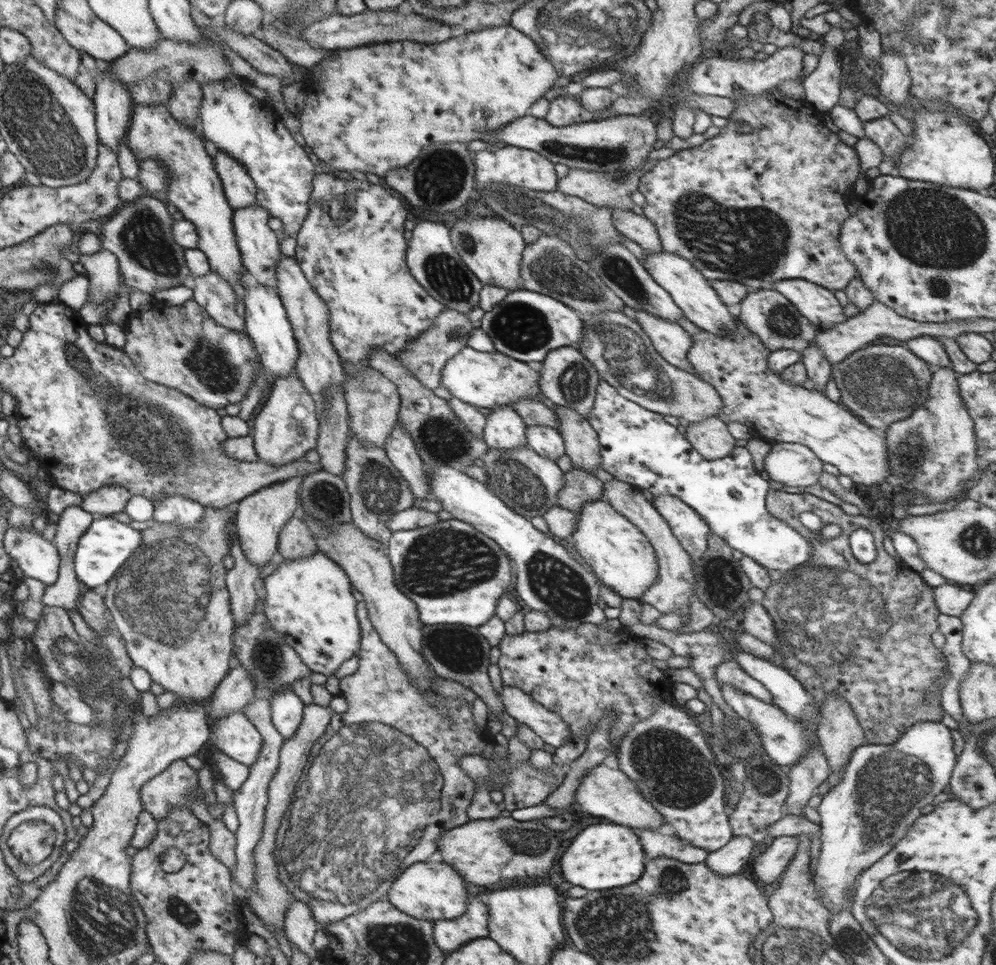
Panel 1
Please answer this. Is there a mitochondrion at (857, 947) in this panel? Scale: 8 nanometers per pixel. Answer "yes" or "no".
yes

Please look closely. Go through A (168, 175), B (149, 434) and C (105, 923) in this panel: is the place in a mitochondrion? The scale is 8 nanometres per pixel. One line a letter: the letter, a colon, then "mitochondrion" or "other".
A: other
B: mitochondrion
C: mitochondrion

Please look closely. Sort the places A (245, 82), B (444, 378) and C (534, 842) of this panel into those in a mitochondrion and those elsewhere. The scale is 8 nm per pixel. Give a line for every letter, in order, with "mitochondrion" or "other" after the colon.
A: other
B: other
C: mitochondrion

